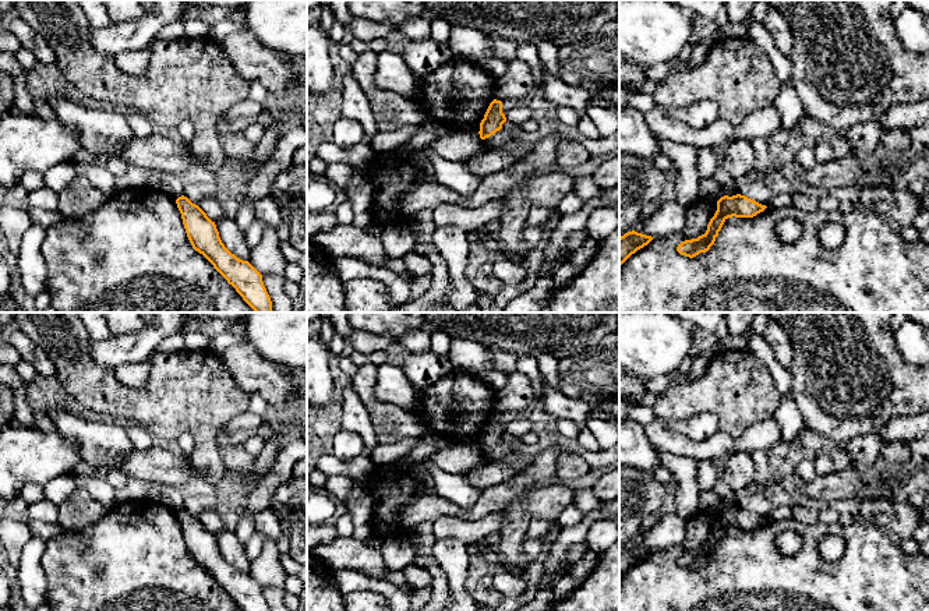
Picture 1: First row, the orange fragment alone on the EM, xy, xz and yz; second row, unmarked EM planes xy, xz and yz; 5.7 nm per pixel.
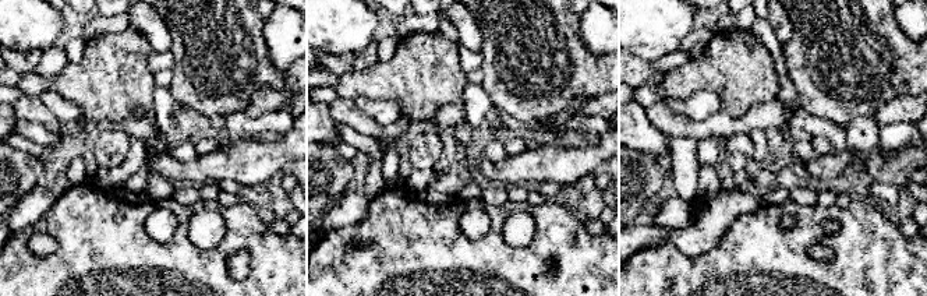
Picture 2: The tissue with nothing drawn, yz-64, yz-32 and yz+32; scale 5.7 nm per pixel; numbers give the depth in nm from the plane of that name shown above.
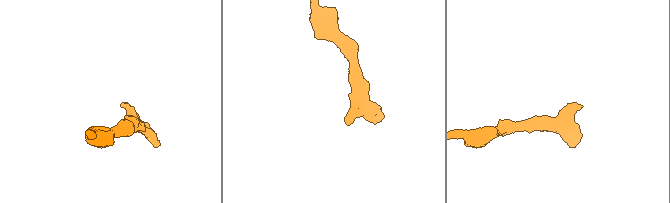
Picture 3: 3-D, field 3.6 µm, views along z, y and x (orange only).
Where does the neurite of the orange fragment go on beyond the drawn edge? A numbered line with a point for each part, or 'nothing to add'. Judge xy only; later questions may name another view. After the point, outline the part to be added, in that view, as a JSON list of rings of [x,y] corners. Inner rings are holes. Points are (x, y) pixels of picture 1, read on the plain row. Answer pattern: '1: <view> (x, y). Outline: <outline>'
nothing to add

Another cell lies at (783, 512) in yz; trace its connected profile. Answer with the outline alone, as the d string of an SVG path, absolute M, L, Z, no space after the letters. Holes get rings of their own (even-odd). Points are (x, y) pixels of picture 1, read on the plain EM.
M781 505L777 506L776 509L773 509L769 515L767 515L767 520L773 520L773 522L781 522L785 519L792 518L792 508L788 505Z

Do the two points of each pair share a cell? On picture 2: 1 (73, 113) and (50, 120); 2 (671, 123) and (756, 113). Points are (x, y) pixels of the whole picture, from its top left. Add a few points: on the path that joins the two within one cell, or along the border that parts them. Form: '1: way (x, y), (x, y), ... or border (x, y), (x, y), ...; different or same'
1: border (39, 97), (42, 104), (60, 122); different
2: way (692, 127), (735, 126); same

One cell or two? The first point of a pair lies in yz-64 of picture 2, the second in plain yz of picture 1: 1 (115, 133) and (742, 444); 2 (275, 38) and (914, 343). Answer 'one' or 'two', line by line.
1: two
2: one

